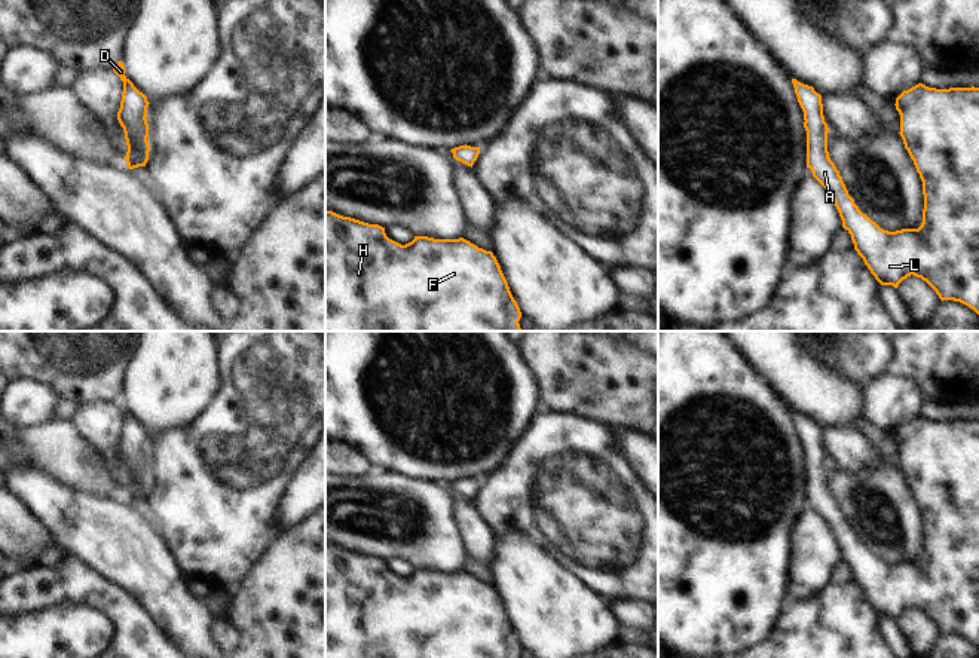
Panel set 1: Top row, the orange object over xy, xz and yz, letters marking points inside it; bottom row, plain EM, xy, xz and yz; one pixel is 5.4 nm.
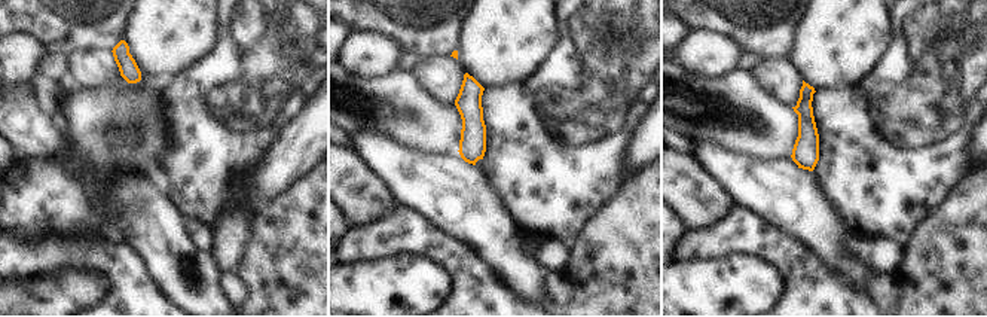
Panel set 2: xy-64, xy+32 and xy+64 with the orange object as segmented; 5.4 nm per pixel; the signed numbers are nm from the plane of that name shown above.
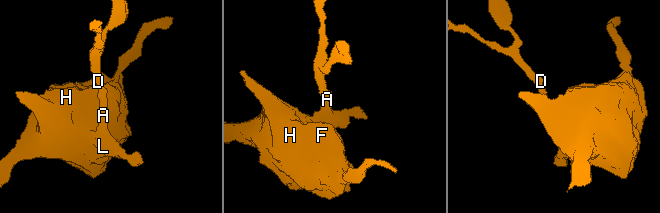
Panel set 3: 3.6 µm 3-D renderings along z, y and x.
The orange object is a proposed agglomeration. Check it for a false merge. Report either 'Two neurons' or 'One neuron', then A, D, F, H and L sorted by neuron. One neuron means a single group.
One neuron. Groups: A D F H L.

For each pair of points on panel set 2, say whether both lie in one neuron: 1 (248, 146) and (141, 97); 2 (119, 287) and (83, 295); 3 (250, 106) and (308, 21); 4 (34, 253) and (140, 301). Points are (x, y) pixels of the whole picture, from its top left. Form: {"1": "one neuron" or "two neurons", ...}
{"1": "two neurons", "2": "two neurons", "3": "one neuron", "4": "one neuron"}

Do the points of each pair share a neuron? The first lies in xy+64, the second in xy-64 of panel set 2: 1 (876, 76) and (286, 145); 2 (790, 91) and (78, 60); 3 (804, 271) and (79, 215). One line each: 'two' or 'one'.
1: two
2: one
3: two

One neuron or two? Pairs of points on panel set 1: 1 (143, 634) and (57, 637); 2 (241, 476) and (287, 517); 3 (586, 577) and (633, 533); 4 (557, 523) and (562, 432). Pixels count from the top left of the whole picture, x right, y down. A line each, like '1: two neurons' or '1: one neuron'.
1: two neurons
2: two neurons
3: one neuron
4: one neuron

